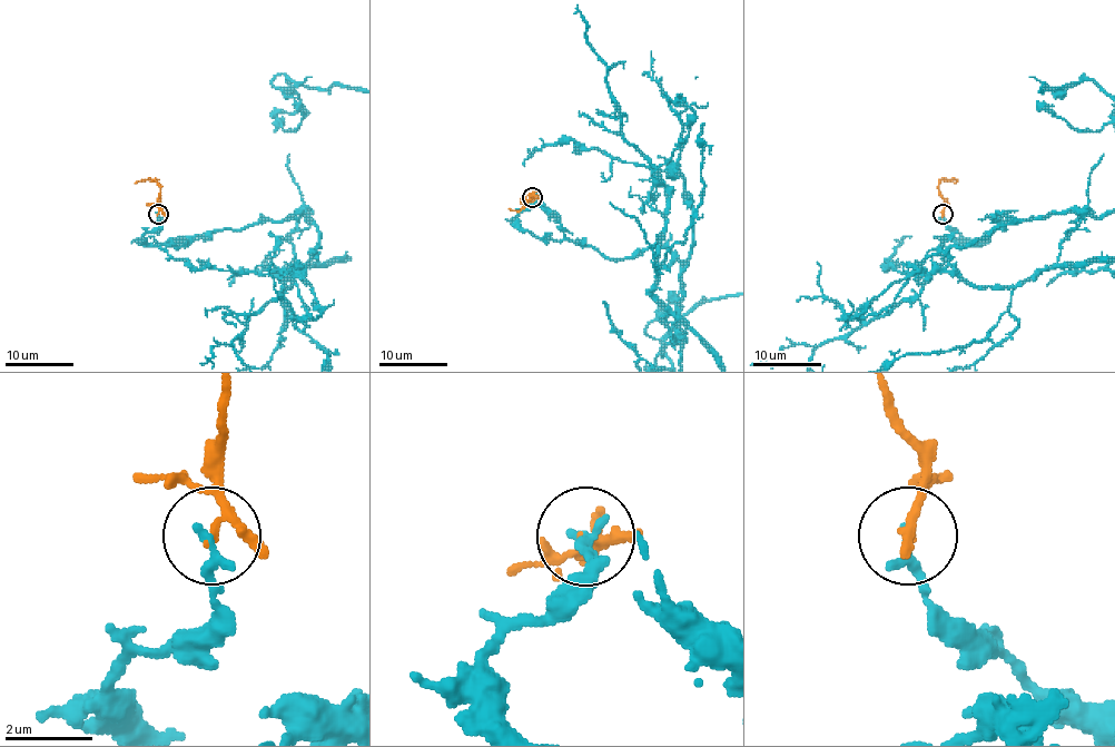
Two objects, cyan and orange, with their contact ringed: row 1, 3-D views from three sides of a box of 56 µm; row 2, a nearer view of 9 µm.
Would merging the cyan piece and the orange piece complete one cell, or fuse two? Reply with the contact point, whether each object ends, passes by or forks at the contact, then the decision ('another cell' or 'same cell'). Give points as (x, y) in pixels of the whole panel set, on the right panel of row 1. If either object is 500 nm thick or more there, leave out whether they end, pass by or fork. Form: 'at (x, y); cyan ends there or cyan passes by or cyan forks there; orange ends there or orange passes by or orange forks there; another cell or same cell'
at (943, 214); cyan ends there; orange passes by; another cell

